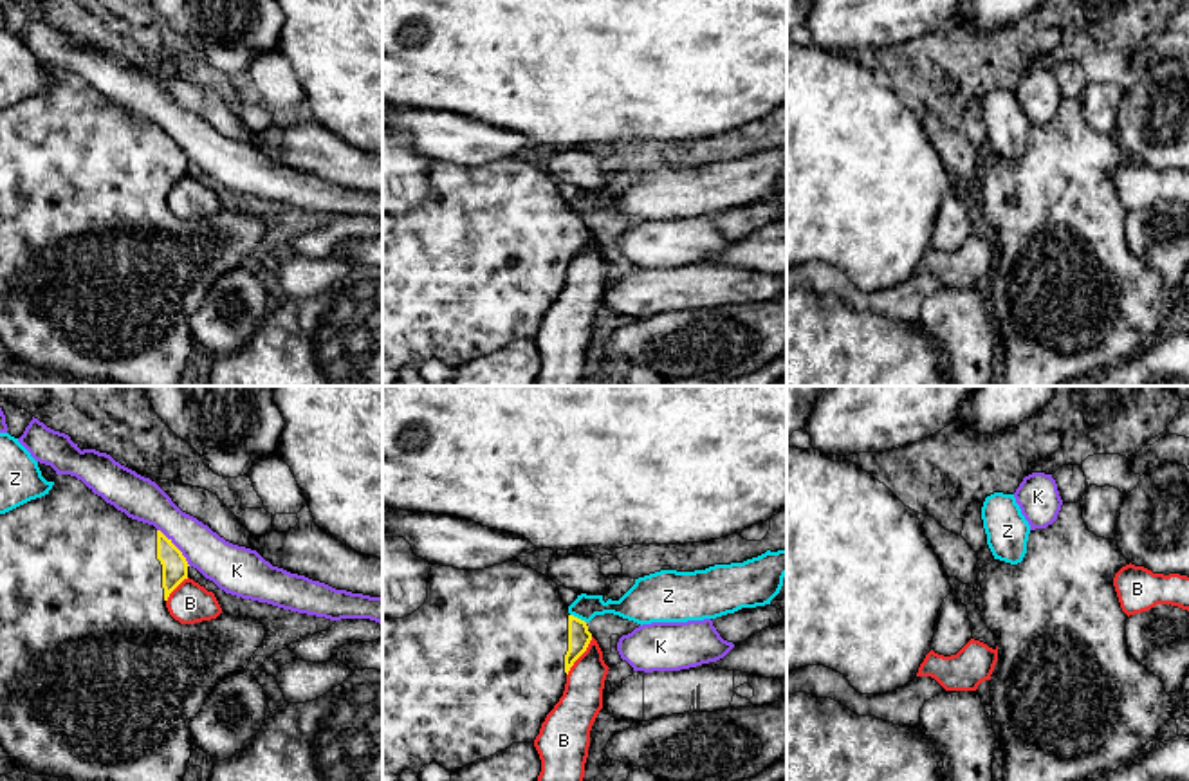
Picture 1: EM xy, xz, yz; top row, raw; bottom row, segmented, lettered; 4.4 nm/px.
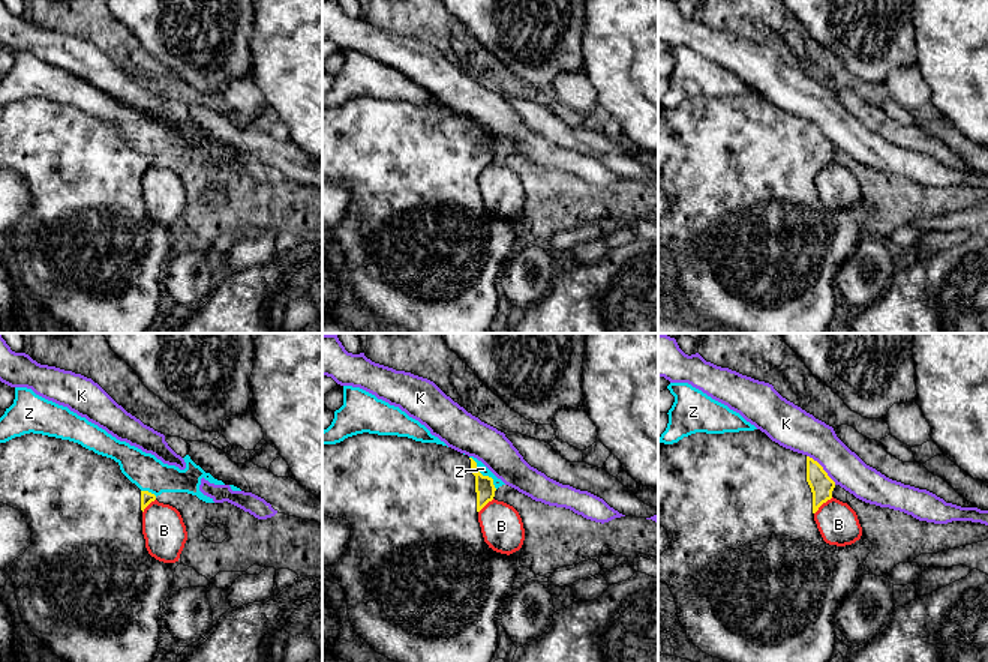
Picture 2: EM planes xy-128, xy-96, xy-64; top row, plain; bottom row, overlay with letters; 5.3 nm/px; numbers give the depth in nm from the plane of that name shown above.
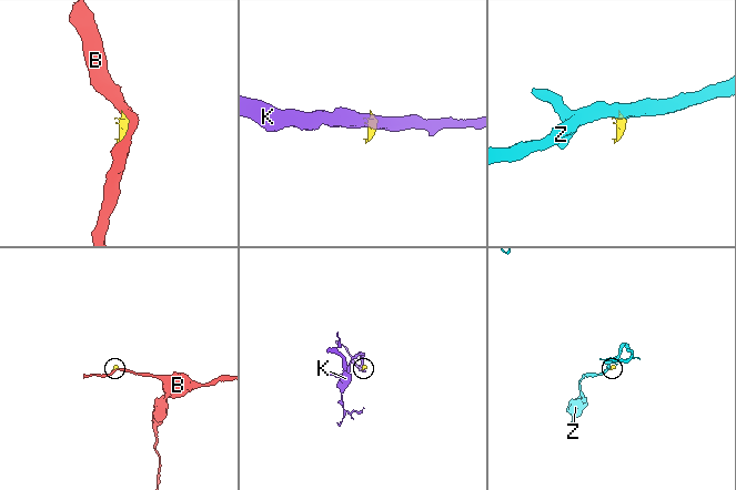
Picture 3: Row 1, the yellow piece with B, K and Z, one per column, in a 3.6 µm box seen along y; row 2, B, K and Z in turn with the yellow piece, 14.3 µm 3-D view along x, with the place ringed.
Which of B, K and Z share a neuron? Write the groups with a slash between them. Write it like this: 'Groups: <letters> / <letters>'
Groups: B / K / Z

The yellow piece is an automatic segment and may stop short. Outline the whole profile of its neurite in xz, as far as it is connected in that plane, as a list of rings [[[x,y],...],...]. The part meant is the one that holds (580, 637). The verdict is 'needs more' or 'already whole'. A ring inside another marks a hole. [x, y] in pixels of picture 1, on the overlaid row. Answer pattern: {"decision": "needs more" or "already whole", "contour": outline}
{"decision": "needs more", "contour": [[[507,561],[484,570],[458,570],[433,565],[426,602],[404,619],[383,617],[383,781],[399,781],[404,770],[419,774],[429,763],[455,772],[465,765],[473,765],[476,759],[494,756],[512,743],[534,743],[547,714],[563,696],[570,667],[586,651],[590,640],[592,633],[586,622],[568,613],[558,584],[548,575],[541,575],[518,561]]]}

